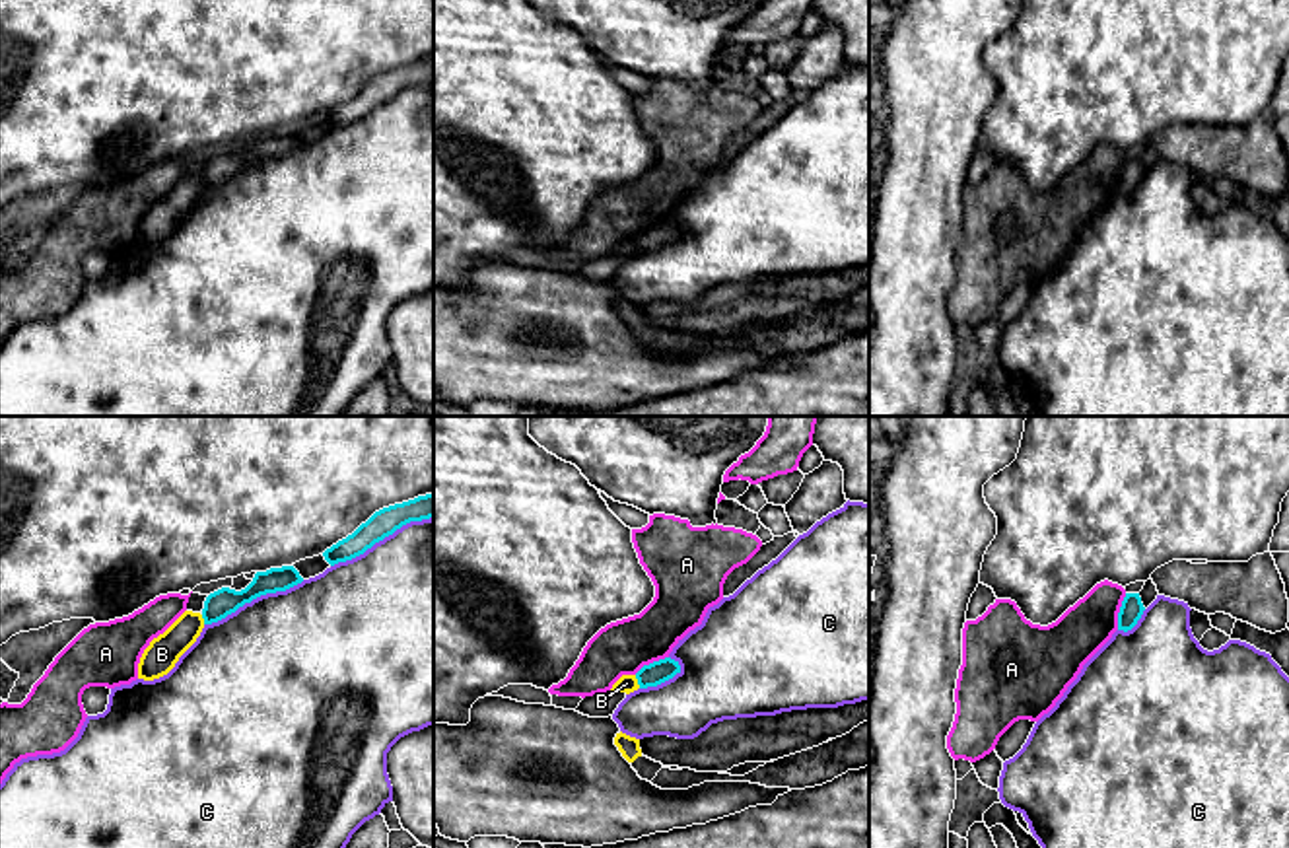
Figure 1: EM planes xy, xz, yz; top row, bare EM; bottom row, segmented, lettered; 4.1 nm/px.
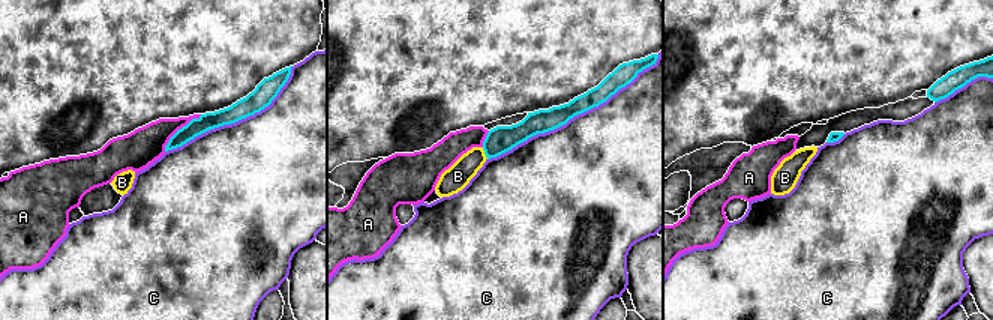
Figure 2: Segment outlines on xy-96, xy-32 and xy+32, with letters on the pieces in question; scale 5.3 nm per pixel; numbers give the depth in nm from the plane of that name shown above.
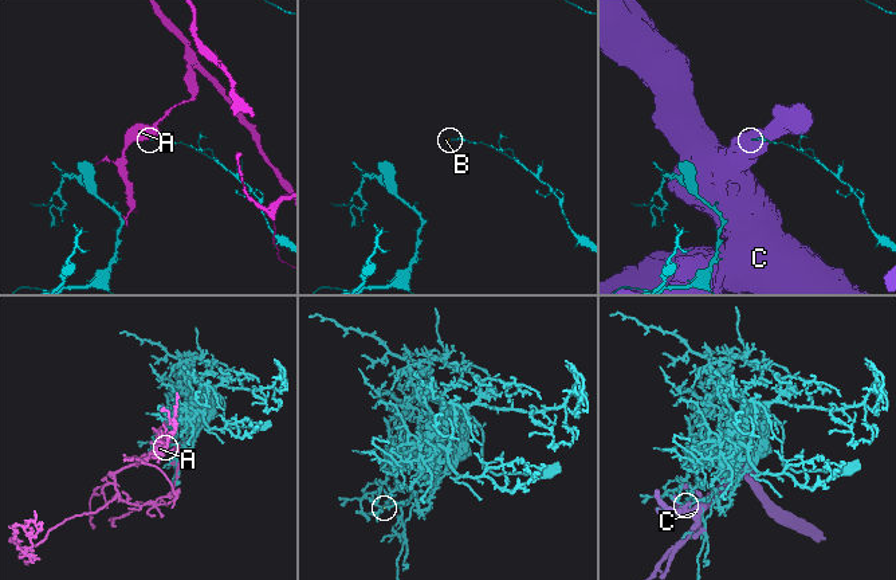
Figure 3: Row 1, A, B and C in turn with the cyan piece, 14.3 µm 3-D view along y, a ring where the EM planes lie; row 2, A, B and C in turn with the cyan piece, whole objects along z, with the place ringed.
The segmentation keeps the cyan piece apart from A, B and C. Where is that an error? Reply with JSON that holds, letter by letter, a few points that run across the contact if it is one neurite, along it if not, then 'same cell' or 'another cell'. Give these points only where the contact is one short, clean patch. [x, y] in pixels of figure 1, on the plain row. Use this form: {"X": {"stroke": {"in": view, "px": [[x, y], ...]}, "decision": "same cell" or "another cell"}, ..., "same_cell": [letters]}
{"A": {"decision": "another cell"}, "B": {"stroke": {"in": "xz", "px": [[634, 240], [640, 251]]}, "decision": "another cell"}, "C": {"decision": "another cell"}, "same_cell": []}

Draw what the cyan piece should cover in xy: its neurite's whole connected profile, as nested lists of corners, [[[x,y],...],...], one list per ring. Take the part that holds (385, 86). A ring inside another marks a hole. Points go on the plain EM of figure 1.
[[[434,56],[375,76],[352,99],[327,113],[323,121],[331,130],[352,124],[402,89],[430,82],[434,82]]]

